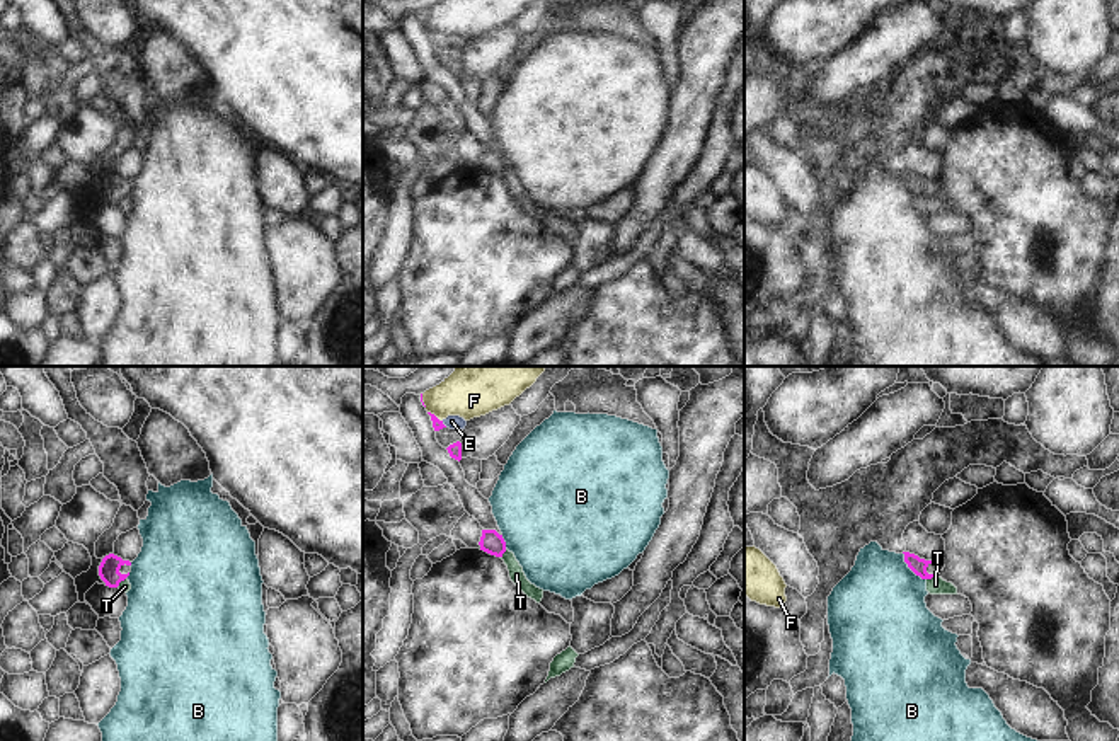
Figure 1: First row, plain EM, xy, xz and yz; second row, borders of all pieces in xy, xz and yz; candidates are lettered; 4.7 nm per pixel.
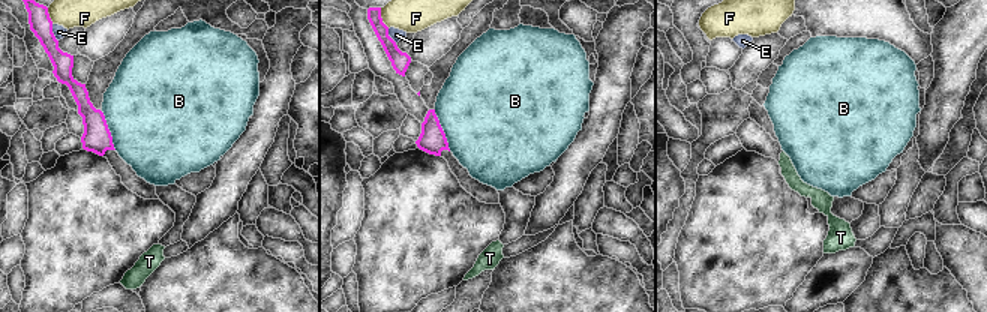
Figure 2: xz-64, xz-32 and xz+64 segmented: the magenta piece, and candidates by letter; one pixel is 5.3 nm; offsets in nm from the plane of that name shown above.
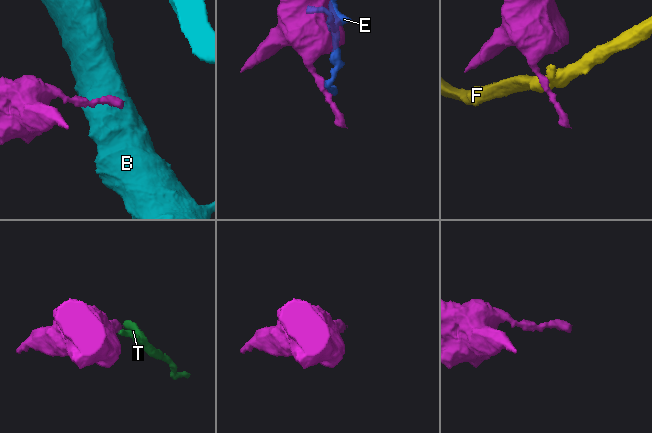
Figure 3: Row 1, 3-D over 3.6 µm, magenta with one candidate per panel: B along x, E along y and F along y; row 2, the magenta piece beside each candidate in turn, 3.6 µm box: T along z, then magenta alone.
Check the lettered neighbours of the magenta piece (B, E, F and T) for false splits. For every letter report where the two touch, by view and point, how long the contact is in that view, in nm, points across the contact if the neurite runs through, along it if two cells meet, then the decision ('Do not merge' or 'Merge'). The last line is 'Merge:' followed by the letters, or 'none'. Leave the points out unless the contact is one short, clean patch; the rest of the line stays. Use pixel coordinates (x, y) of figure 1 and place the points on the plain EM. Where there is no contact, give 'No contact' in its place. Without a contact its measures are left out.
B: Touches magenta at yz (910, 186). Shared border 170 nm. Boundary: yz (903, 171), (903, 179), (925, 198). Do not merge
E: Touches magenta at xz (443, 43). Shared border 40 nm. Boundary: xz (441, 40), (447, 45). Do not merge
F: Touches magenta at xz (433, 33). Shared border 90 nm. Boundary: xz (428, 29), (441, 40). Do not merge
T: Touches magenta at xz (503, 171). Shared border 50 nm. Boundary: xz (506, 167), (501, 176). Do not merge
Merge: none.

